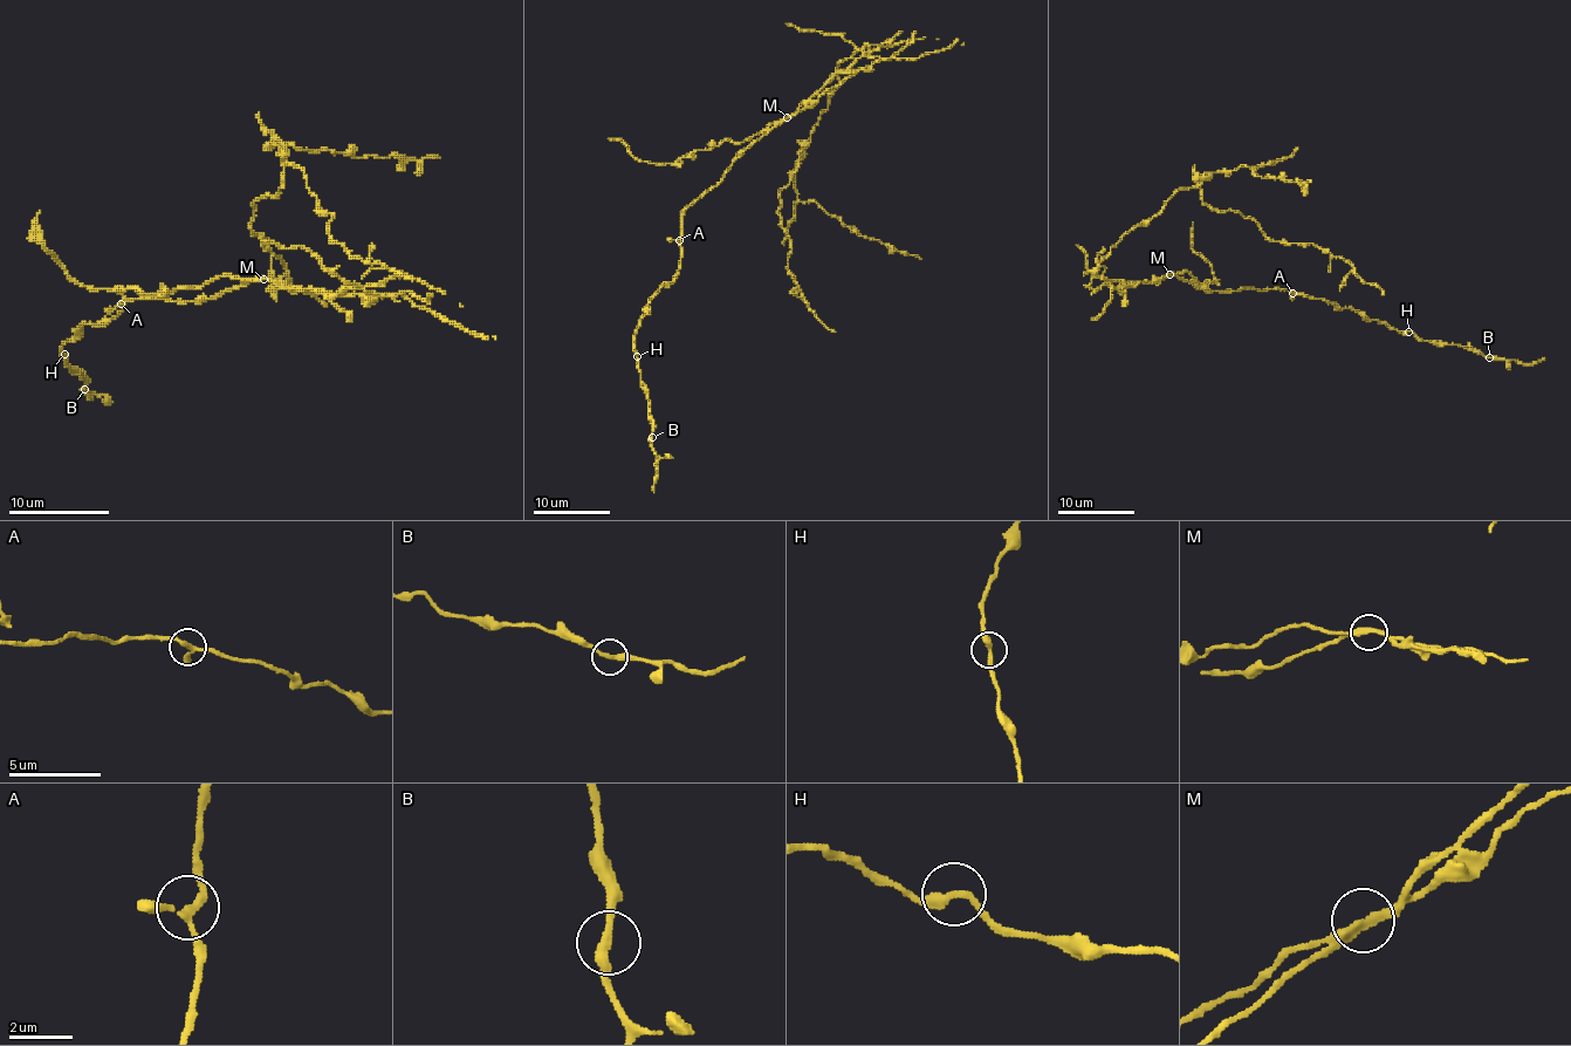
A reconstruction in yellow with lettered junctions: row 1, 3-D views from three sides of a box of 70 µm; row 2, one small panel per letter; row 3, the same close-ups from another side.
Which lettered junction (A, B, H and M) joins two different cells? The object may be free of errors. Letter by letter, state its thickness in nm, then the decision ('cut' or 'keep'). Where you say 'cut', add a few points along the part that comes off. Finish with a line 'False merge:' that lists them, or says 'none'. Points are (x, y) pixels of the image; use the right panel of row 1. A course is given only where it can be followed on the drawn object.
A: calibre 200 nm; keep
B: calibre 280 nm; keep
H: calibre 280 nm; keep
M: calibre 280 nm; cut; course (1170, 274), (1112, 287), (1097, 262), (1199, 187), (1384, 295)
False merge: M

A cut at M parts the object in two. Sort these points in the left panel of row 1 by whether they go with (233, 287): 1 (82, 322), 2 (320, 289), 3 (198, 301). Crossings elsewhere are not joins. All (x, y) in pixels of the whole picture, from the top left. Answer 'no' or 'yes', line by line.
1: yes
2: yes
3: yes

